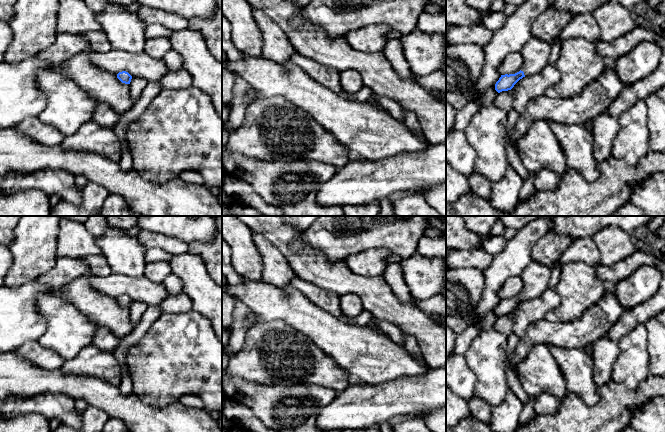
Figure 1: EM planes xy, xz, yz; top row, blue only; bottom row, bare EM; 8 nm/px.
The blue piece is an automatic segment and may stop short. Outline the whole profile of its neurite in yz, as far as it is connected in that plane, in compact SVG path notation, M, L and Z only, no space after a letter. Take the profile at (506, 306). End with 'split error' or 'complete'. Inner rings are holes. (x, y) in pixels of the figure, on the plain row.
M532 261L521 274L524 283L521 294L515 298L501 299L495 308L495 314L498 317L511 314L523 301L540 296L544 291L549 289L550 276L550 266Z; split error

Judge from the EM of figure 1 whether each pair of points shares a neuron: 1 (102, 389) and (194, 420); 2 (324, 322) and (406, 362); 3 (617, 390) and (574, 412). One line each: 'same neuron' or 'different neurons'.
1: same neuron
2: same neuron
3: same neuron

